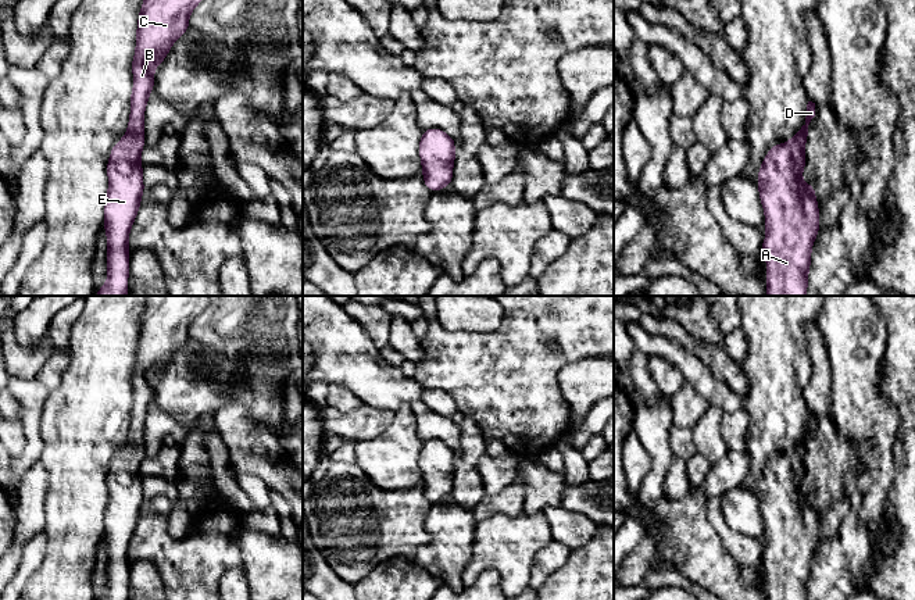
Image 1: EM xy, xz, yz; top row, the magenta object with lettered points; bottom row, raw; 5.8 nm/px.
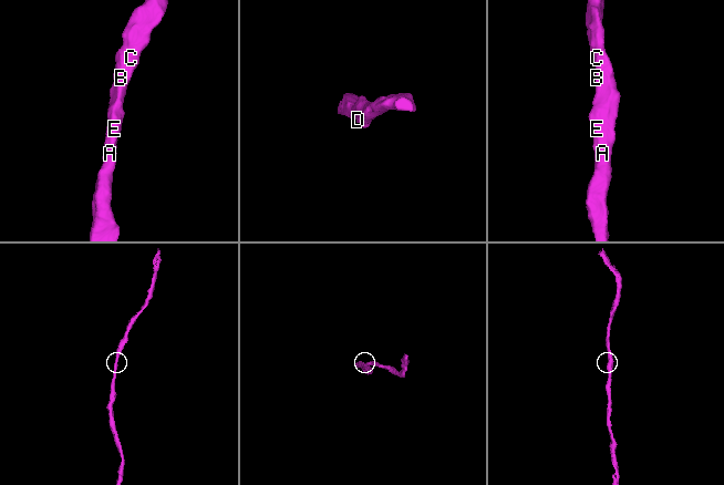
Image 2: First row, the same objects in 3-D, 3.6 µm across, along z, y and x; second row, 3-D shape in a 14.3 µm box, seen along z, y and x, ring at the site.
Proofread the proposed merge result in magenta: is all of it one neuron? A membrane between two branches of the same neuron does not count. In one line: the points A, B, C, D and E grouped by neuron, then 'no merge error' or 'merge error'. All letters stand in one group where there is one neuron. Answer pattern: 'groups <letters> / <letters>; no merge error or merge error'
groups A B C D E; no merge error

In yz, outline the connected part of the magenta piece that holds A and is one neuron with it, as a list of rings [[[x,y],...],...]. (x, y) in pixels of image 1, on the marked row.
[[[808,101],[805,124],[793,139],[772,146],[758,171],[758,189],[766,224],[766,238],[762,242],[762,256],[768,265],[766,296],[807,296],[811,247],[821,226],[815,189],[801,182],[807,161],[804,146],[814,117],[815,103]]]

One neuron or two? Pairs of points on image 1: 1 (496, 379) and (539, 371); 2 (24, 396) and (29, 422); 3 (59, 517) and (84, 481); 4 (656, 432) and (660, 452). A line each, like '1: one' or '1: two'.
1: one
2: one
3: one
4: one

